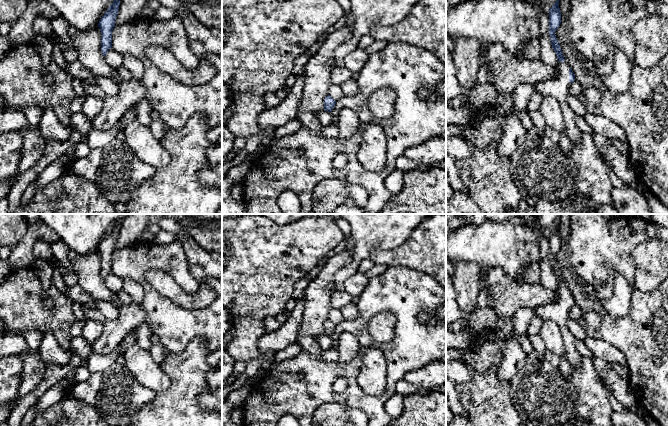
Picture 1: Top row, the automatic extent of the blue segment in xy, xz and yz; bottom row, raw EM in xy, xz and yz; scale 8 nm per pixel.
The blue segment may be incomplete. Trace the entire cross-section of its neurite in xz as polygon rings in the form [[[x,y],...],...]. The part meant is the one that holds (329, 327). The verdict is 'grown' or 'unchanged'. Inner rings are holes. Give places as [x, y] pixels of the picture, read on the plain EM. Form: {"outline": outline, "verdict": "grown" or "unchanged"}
{"outline": [[[327,319],[324,323],[324,334],[331,336],[332,333],[335,331],[336,325],[330,320]]], "verdict": "unchanged"}

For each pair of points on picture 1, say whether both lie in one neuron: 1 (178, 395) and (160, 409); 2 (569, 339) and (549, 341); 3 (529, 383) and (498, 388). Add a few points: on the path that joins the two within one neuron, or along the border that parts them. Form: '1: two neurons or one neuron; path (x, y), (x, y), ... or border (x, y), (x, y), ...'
1: one neuron; path (174, 399), (164, 409)
2: two neurons; border (561, 332), (566, 356)
3: two neurons; border (509, 381), (512, 403), (516, 409)

